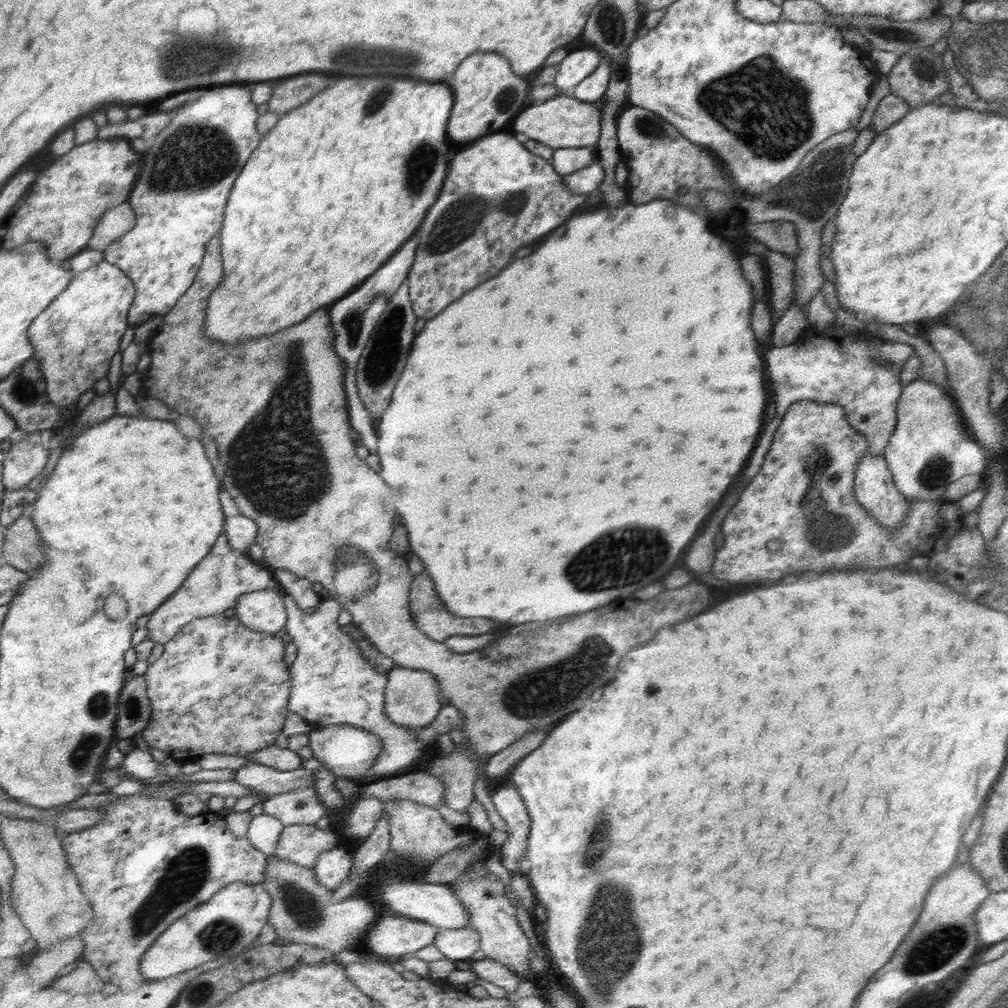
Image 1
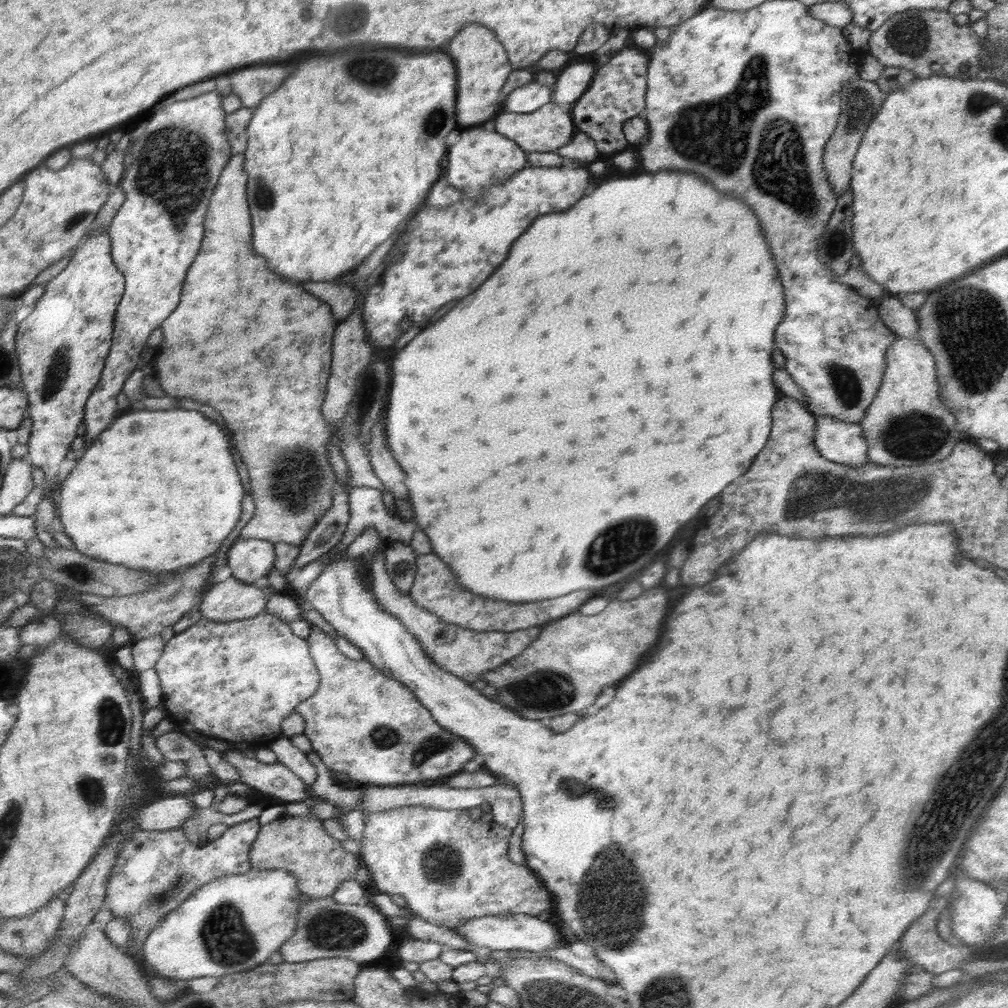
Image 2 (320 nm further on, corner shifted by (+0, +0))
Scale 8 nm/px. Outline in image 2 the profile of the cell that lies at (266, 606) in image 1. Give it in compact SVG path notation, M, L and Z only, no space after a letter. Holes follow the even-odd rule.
M230 577L224 582L216 583L204 594L204 600L199 606L203 618L217 622L232 622L254 618L266 611L266 605L273 593L265 590L263 583L242 583Z

